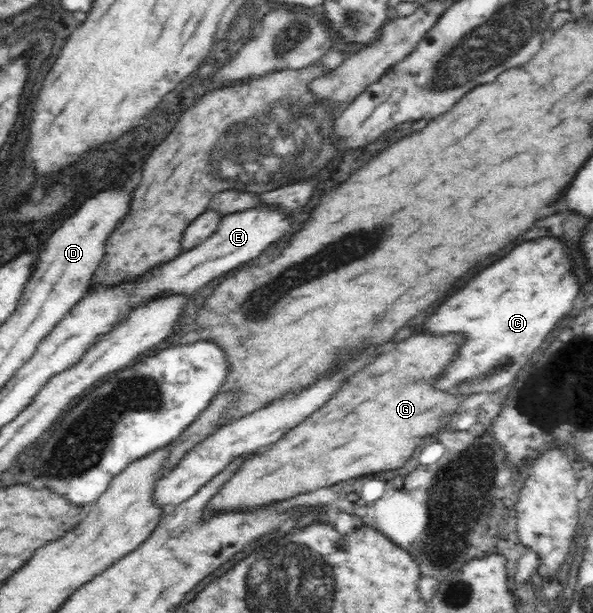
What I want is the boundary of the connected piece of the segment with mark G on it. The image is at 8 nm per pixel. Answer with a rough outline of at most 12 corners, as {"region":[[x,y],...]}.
{"region":[[459,334],[385,345],[211,508],[401,468],[465,402]]}

